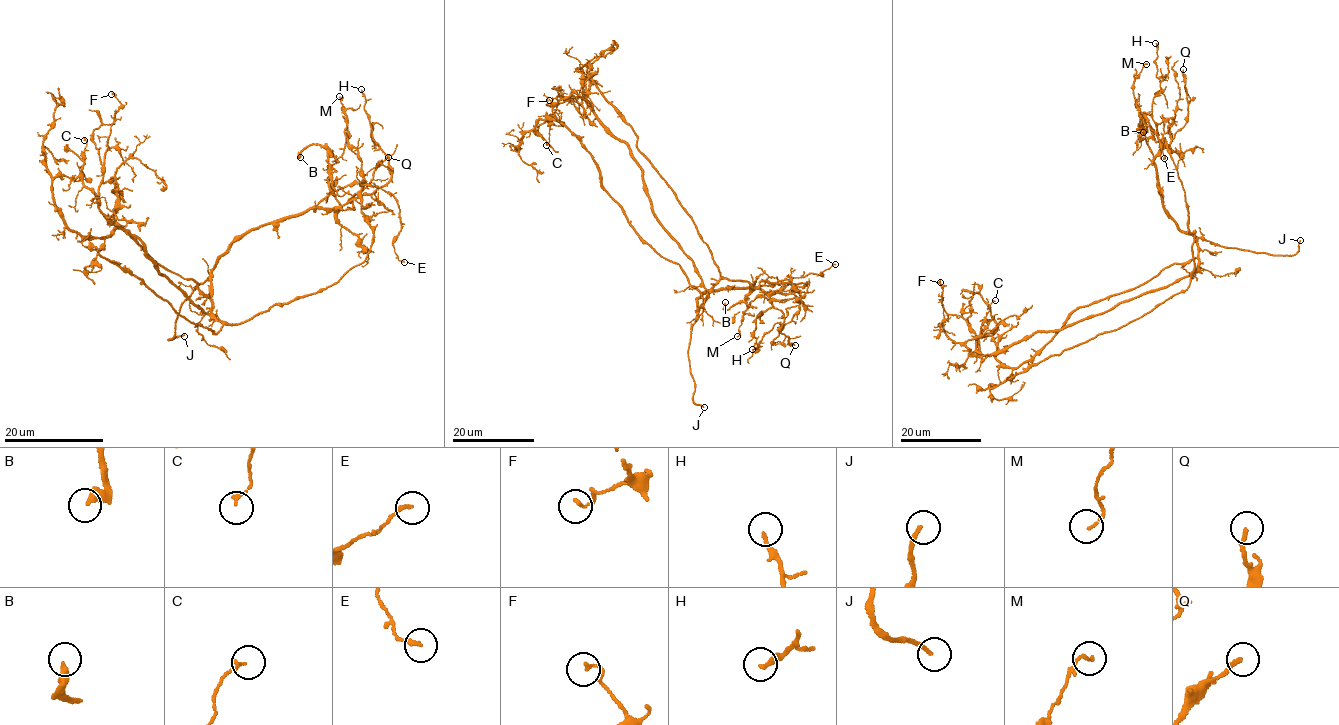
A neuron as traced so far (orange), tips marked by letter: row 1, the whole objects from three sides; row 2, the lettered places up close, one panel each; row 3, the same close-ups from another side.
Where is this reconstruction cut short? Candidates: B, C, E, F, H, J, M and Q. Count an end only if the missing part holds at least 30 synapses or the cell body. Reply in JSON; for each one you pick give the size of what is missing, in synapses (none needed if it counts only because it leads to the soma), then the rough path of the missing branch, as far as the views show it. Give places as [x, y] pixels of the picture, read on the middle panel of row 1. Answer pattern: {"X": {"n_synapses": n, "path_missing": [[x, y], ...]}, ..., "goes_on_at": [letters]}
{"goes_on_at": ["J"]}

